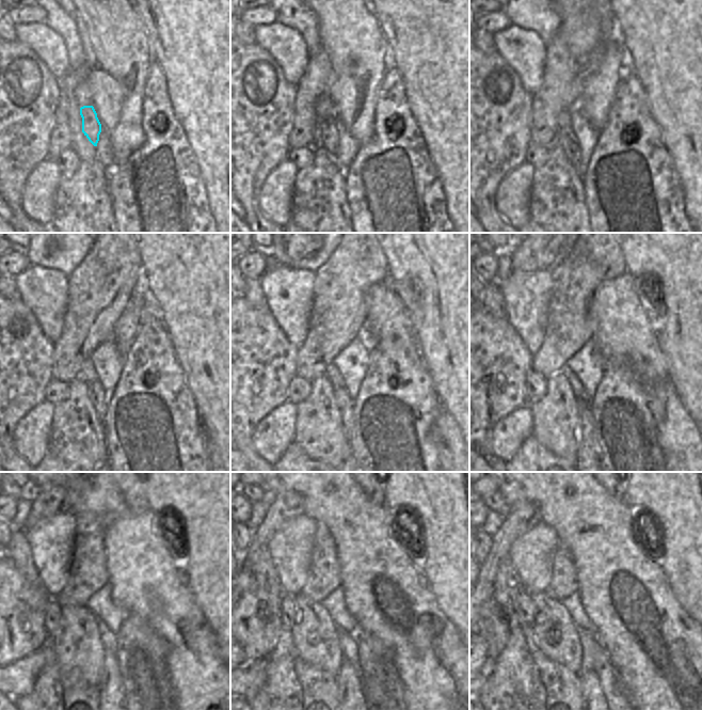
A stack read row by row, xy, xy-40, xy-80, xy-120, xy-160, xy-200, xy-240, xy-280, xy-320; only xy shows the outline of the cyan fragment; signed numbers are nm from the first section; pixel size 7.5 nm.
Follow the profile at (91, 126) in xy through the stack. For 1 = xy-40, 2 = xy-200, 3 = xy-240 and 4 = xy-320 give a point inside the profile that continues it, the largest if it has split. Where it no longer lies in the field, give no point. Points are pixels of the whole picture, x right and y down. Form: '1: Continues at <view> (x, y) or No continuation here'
1: Continues at xy-40 (326, 132)
2: Continues at xy-200 (587, 450)
3: Continues at xy-240 (110, 683)
4: Continues at xy-320 (590, 685)

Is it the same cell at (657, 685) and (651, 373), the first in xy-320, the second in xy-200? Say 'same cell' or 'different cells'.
same cell

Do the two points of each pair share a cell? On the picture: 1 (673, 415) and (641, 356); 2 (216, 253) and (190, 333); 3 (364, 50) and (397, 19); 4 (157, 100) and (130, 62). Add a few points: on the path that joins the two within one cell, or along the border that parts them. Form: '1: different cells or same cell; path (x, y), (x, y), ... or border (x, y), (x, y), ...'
1: same cell; path (672, 400), (668, 385), (653, 371)
2: same cell; path (216, 273), (214, 309), (210, 313)
3: different cells; border (372, 13), (388, 46)
4: different cells; border (154, 60), (148, 68), (141, 108)

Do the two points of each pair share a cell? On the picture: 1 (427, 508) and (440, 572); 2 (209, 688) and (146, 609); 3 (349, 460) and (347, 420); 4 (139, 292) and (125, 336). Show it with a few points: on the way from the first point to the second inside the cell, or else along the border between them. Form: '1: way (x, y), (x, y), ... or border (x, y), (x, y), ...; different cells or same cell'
1: way (437, 524), (440, 530), (440, 556); same cell
2: way (195, 667), (193, 657), (166, 628); same cell
3: way (347, 451), (347, 429); same cell
4: way (136, 302), (127, 326); same cell

